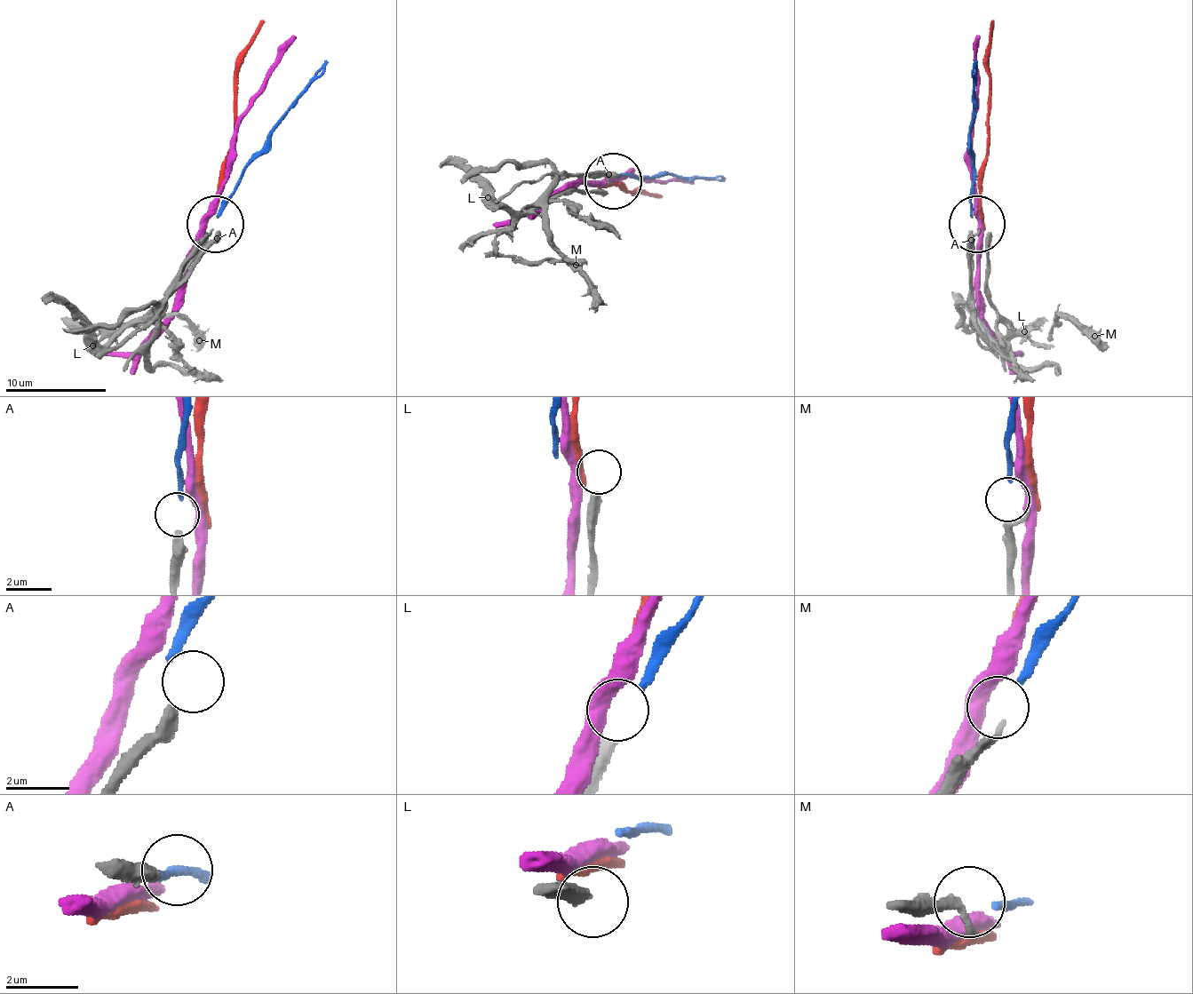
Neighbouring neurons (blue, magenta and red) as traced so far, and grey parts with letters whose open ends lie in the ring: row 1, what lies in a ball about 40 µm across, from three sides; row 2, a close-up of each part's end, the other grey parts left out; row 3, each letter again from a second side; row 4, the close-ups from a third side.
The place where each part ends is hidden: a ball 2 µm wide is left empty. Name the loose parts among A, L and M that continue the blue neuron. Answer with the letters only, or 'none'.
M

